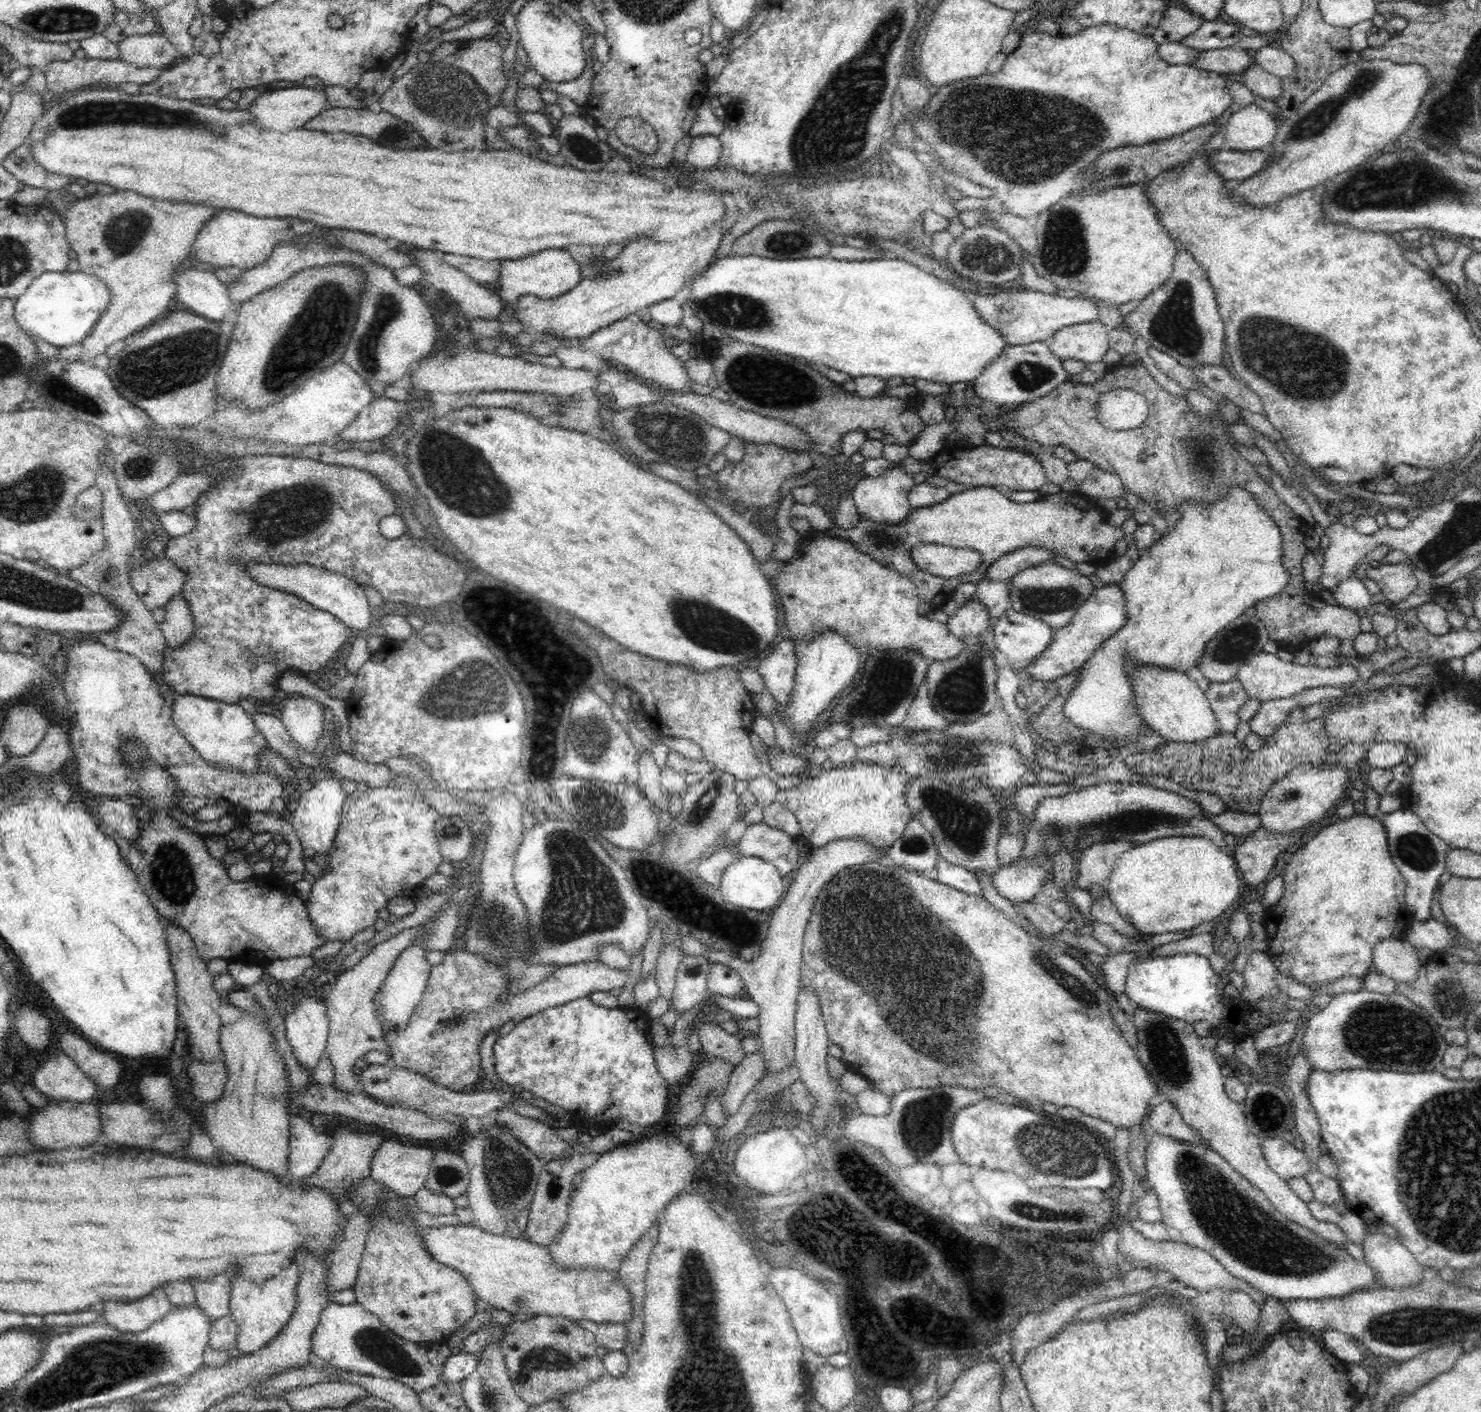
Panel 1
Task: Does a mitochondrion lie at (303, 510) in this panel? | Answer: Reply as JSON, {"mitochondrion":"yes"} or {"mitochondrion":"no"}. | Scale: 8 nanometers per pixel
{"mitochondrion":"yes"}

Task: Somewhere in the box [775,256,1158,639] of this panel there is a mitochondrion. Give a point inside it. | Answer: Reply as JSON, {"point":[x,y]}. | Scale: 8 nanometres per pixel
{"point":[1037,599]}

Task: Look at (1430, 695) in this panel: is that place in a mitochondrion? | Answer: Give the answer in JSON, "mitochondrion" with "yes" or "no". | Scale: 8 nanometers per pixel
{"mitochondrion":"no"}

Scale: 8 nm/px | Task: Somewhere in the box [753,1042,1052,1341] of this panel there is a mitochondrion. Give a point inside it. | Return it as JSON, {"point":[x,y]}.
{"point":[922,1122]}

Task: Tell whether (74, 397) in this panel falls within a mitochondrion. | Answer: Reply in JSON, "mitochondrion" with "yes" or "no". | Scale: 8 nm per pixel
{"mitochondrion":"yes"}

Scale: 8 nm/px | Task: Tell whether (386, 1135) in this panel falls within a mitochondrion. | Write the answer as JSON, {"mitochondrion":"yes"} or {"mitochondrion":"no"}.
{"mitochondrion":"no"}

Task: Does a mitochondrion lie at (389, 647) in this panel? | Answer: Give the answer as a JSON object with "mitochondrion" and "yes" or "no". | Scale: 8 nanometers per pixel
{"mitochondrion":"no"}

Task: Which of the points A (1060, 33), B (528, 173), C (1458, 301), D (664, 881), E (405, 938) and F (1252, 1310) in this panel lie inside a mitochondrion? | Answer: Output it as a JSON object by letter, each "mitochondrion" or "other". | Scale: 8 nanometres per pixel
{"A":"other","B":"other","C":"other","D":"mitochondrion","E":"other","F":"other"}

